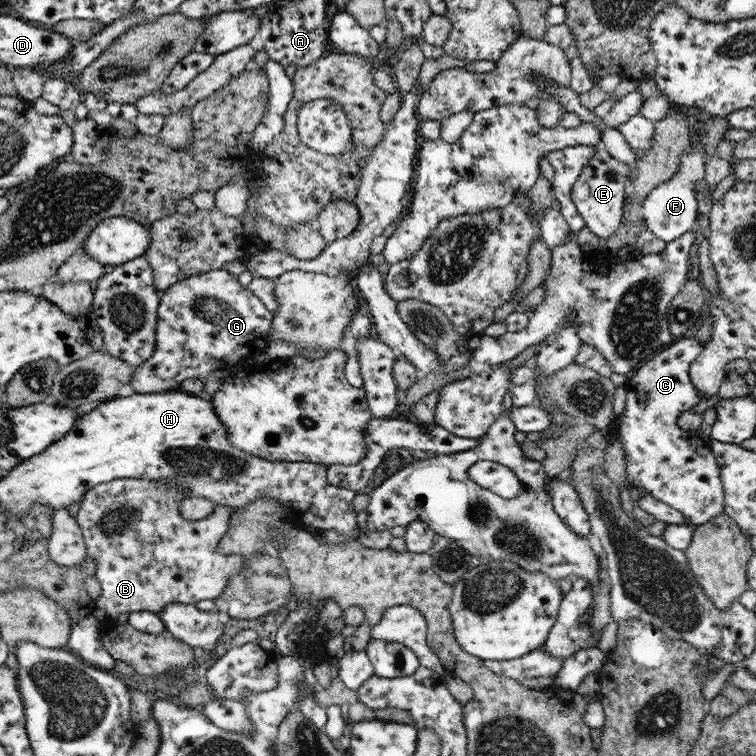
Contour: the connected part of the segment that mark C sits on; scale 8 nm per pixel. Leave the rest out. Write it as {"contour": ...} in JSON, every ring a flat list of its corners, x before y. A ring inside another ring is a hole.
{"contour":[[691,334,679,338,662,352,656,354,642,367,626,385,626,407,624,413,614,418,614,437,620,441,626,454,626,478,630,487,649,493,654,498,682,512,686,524,695,526,708,522,724,512,724,488,720,480,720,469,716,457,710,449,710,441,705,442,694,432,678,427,676,420,686,410,696,406,702,395,694,387,689,375,689,366,702,353,704,344,695,340]]}

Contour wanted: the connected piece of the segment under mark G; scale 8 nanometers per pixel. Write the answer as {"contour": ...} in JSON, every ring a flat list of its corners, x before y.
{"contour":[[227,270,206,271,176,282,168,290,160,292,160,320,157,322,156,349,148,361,135,367,130,381,134,392,148,394,177,390,183,380,198,378,205,381,212,372,236,369,239,361,266,352,271,344,270,326,274,313,266,308,258,295,240,285,238,277]]}

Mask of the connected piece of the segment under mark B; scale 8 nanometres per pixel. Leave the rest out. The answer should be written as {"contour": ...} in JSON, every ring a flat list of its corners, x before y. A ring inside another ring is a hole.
{"contour":[[119,478,96,485,85,494,76,521,82,529,87,557,96,562,97,572,94,576,102,586,102,594,94,601,92,611,99,622,117,619,126,612,146,611,159,616,170,604,195,605,201,600,214,601,224,593,230,578,248,564,243,556,217,552,229,528,229,518,233,512,230,506,216,504,208,518,190,521,182,518,181,502,186,497,173,483,142,478]]}

